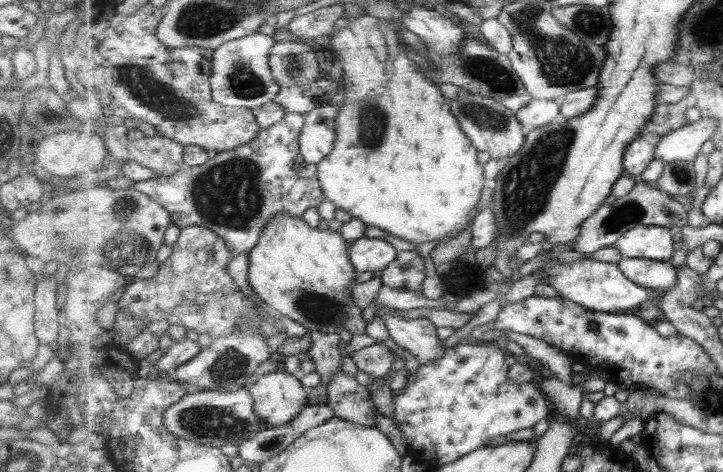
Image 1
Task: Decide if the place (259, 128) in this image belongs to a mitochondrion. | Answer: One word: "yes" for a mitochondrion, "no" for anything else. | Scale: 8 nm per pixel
no

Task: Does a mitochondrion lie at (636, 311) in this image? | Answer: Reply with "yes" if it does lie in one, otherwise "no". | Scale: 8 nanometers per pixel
no

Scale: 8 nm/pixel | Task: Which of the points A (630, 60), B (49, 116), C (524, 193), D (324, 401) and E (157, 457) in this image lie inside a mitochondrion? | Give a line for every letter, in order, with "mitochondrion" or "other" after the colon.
A: other
B: other
C: mitochondrion
D: other
E: other

